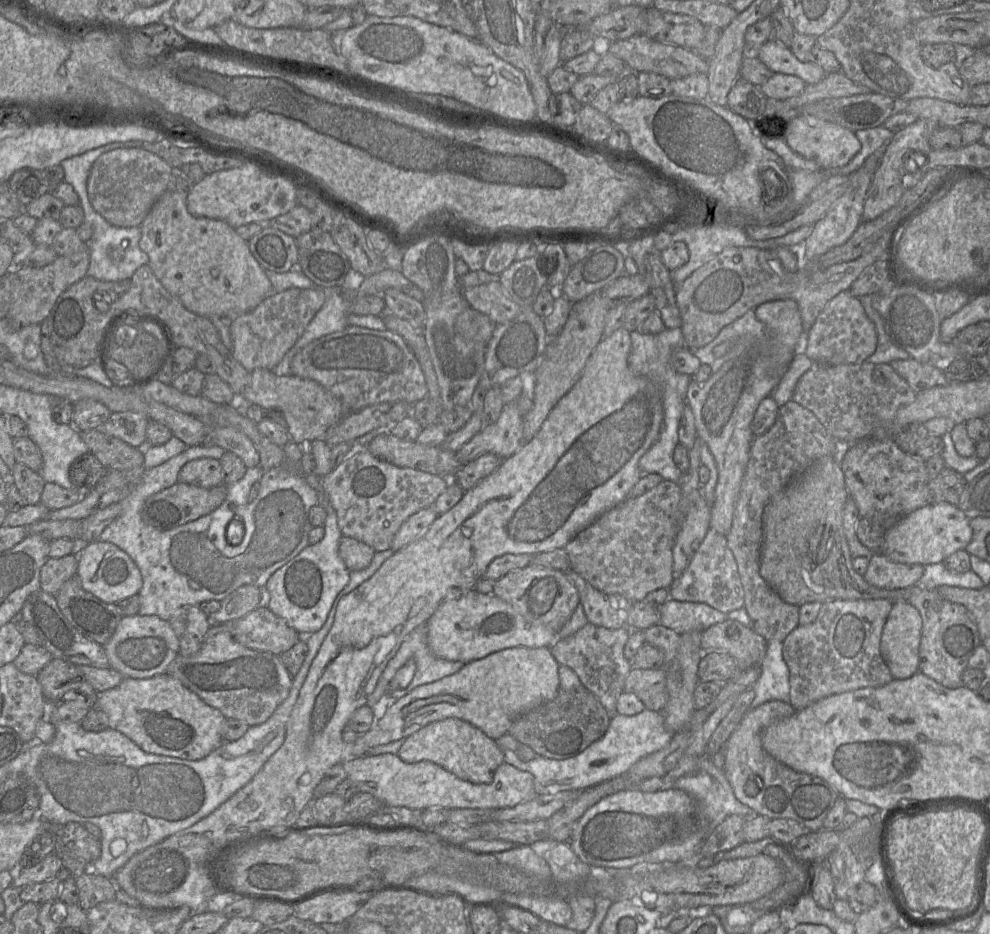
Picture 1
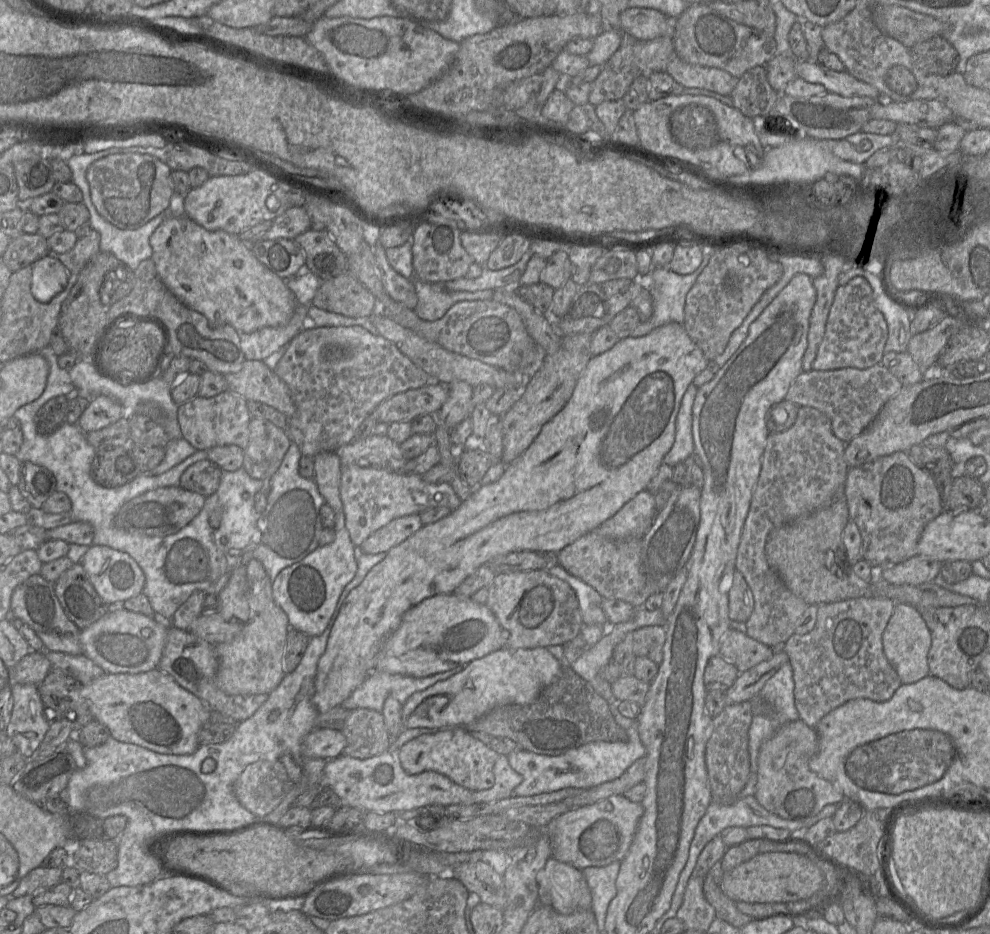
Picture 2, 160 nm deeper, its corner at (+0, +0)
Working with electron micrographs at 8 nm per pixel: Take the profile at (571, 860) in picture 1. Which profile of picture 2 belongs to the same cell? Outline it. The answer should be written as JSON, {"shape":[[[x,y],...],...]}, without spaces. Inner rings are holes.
{"shape":[[[550,857],[537,874],[539,895],[550,894],[552,907],[569,915],[592,908],[590,888],[582,870]]]}

